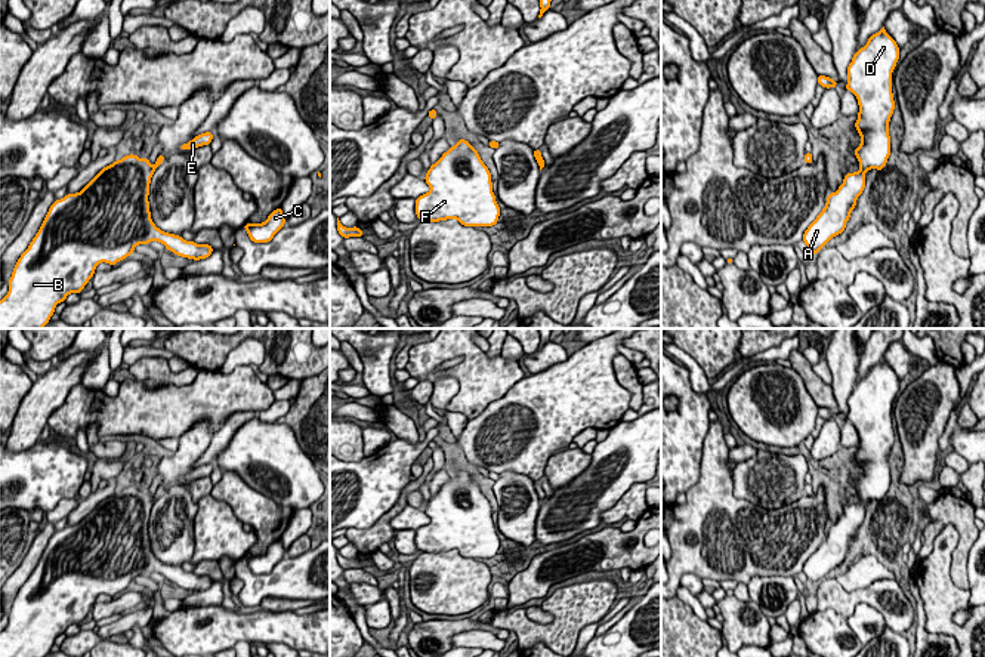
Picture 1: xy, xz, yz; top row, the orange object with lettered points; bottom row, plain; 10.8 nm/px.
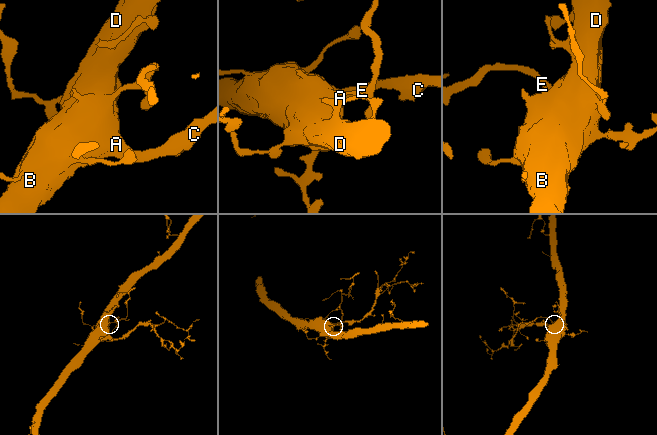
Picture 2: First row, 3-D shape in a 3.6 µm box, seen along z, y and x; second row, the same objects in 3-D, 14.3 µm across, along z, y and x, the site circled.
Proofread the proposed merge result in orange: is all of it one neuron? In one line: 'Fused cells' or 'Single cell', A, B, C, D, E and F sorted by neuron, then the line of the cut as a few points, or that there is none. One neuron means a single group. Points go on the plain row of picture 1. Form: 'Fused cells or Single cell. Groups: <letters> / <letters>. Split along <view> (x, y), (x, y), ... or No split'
Single cell. Groups: A B C D E F. No split

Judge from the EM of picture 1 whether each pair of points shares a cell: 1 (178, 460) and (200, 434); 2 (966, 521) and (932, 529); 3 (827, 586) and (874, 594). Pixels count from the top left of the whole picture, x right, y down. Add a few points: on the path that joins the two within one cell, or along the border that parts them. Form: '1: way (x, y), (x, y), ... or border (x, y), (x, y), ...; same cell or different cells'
1: way (184, 455), (195, 440); same cell
2: way (957, 518), (941, 520); same cell
3: way (839, 597), (862, 597); same cell

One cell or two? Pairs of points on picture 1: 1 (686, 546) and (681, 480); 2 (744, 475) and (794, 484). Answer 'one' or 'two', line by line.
1: two
2: one

